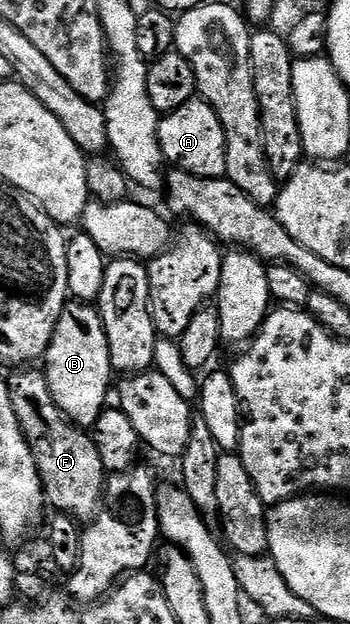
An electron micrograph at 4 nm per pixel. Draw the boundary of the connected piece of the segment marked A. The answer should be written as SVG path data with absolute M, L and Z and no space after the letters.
M199 98L178 106L178 110L161 115L158 126L158 142L165 161L173 169L189 172L203 180L219 180L227 177L226 134L218 114Z

